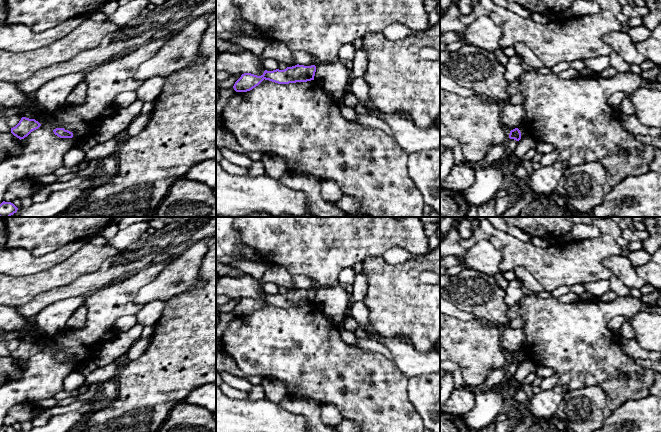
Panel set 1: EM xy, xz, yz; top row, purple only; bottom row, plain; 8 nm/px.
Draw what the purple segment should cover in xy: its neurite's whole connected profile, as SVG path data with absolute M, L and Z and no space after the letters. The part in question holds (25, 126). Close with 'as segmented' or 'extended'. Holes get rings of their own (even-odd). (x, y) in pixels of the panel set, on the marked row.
M22 117L19 123L15 127L11 128L11 133L21 140L27 137L32 131L38 129L40 126L41 124L35 119Z | as segmented

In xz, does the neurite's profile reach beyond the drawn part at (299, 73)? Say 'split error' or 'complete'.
complete

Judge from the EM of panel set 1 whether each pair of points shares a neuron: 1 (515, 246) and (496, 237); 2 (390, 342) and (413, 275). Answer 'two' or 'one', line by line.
1: one
2: two

